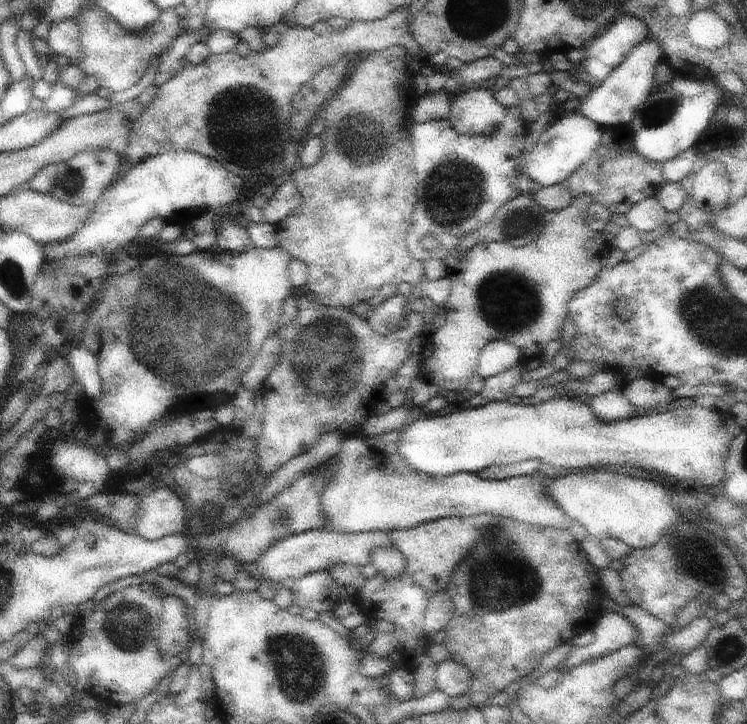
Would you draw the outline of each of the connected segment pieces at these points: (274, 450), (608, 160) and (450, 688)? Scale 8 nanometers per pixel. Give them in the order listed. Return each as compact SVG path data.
M295 294L297 300L297 318L281 326L277 336L281 340L281 356L275 370L267 376L265 386L261 388L259 398L265 406L263 418L263 434L257 438L257 456L259 456L259 472L273 474L293 458L311 450L319 438L327 432L339 430L347 436L353 436L361 430L367 418L373 416L379 402L383 402L383 384L395 376L395 372L403 366L403 362L413 354L411 340L415 336L423 336L425 324L421 320L423 314L409 310L407 328L399 328L389 336L381 336L373 332L367 318L353 314L343 306L323 306L317 300L309 300L305 294Z
M631 122L627 126L601 126L601 142L591 158L587 158L581 168L569 176L567 188L571 190L573 200L581 196L591 196L595 204L603 204L611 214L627 214L635 204L655 198L663 188L663 164L645 160L633 148Z
M447 658L435 668L435 686L443 694L451 696L461 696L467 694L471 684L471 674L465 664L457 664L455 660Z

